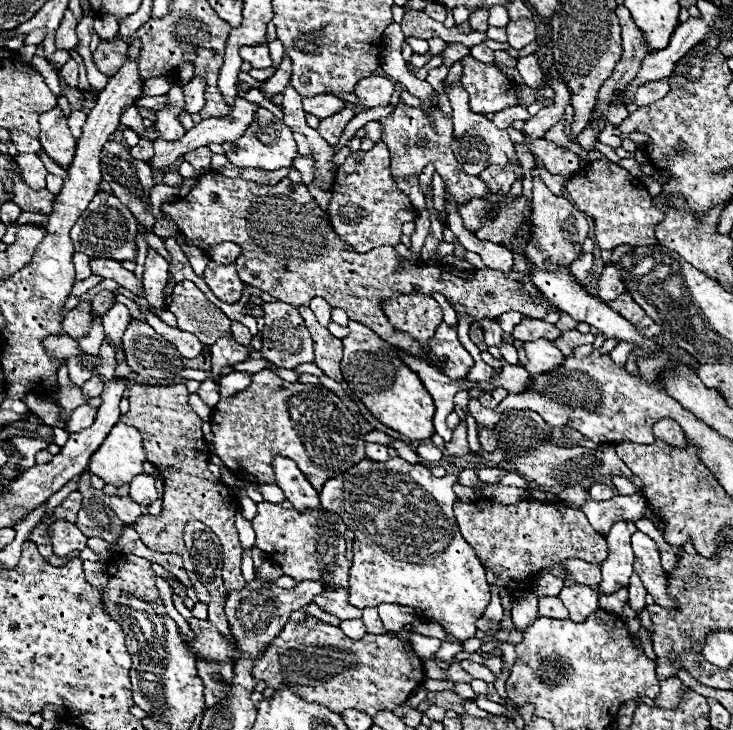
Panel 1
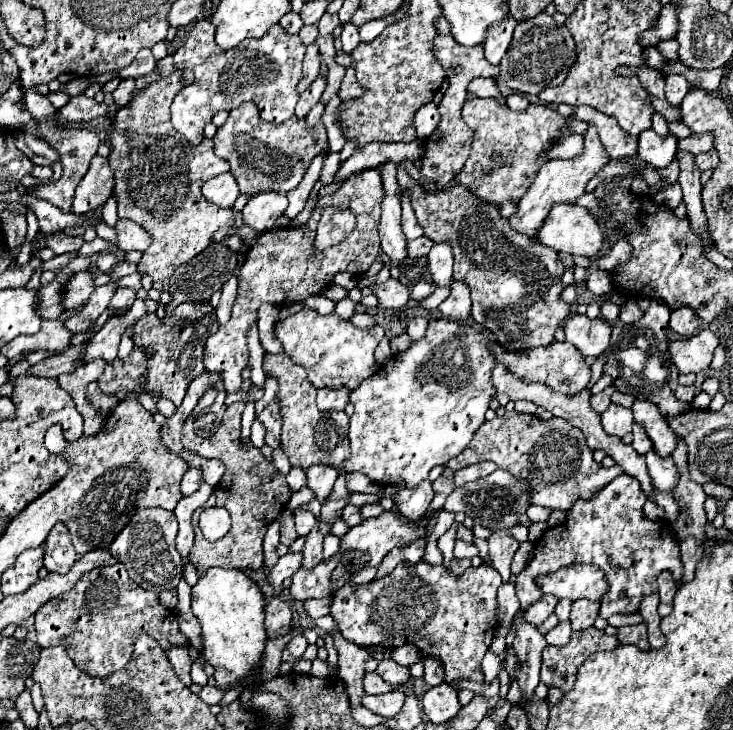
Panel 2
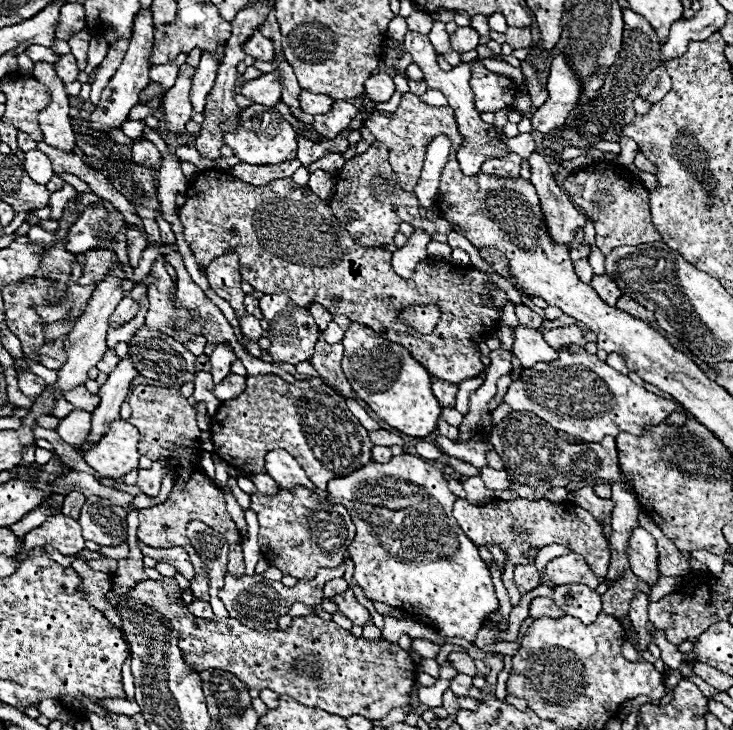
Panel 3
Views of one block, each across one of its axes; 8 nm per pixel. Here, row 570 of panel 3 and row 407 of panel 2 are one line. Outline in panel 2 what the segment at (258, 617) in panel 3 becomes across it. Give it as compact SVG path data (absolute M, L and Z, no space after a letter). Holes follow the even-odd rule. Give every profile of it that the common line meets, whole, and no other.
M320 388L318 390L318 398L316 398L316 404L322 412L328 412L328 410L344 410L344 406L348 404L348 396L350 396L350 390L342 388L342 390L328 390L328 388Z

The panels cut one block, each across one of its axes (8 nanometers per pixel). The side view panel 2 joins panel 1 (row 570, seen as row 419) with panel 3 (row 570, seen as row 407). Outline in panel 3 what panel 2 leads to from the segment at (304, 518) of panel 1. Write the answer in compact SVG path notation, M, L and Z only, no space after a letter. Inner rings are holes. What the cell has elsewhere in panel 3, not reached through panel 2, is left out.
M296 486L294 490L278 488L276 496L252 494L250 500L250 508L260 522L260 550L282 574L294 576L296 580L312 580L318 568L340 566L346 544L354 540L352 518L340 504L330 502L328 496L306 486ZM272 498L276 498L276 502L272 502Z

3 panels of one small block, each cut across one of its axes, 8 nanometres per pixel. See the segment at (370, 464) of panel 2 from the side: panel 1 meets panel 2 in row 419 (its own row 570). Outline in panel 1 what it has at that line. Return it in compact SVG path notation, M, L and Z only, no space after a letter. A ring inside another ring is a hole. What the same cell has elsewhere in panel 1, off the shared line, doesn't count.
M396 456L388 462L372 462L366 458L348 468L342 476L324 484L320 492L320 506L328 512L350 514L344 516L344 522L356 534L356 542L352 544L354 562L350 568L348 586L352 606L366 608L384 602L410 606L416 612L424 612L424 618L442 624L442 628L462 642L476 636L476 620L490 604L490 586L486 582L482 562L472 546L462 538L452 514L452 506L458 500L452 492L454 482L458 482L456 474L436 478L426 466L410 464Z

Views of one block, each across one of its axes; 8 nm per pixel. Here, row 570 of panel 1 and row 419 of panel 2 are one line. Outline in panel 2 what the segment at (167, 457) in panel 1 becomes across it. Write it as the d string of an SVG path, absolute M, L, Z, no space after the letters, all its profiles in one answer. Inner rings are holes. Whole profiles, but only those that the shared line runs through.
M210 388L210 390L204 392L204 396L198 400L196 408L188 416L188 420L184 424L184 434L182 434L182 444L184 444L186 450L196 452L204 458L218 458L226 466L226 474L224 474L222 482L216 486L216 492L208 498L208 502L202 508L198 508L192 514L192 526L194 526L194 532L196 532L196 540L194 540L192 550L188 552L188 562L196 566L198 576L204 574L204 570L208 570L212 566L238 568L238 570L248 570L248 568L258 570L258 568L262 568L264 566L264 550L262 550L264 534L266 534L270 522L274 518L278 518L280 512L286 508L286 504L290 500L290 494L292 494L284 476L276 472L274 464L268 462L262 456L260 450L256 450L254 446L246 446L246 448L242 446L242 442L240 442L240 418L242 418L244 404L236 402L236 404L228 406L224 416L222 416L222 422L220 422L218 430L212 432L212 434L204 434L204 428L202 428L198 416L204 408L208 408L208 400L214 400L216 394L218 394L216 388ZM210 506L224 506L232 516L230 532L224 538L216 540L216 542L206 540L204 534L200 532L200 528L198 528L200 512L204 508L210 508Z

